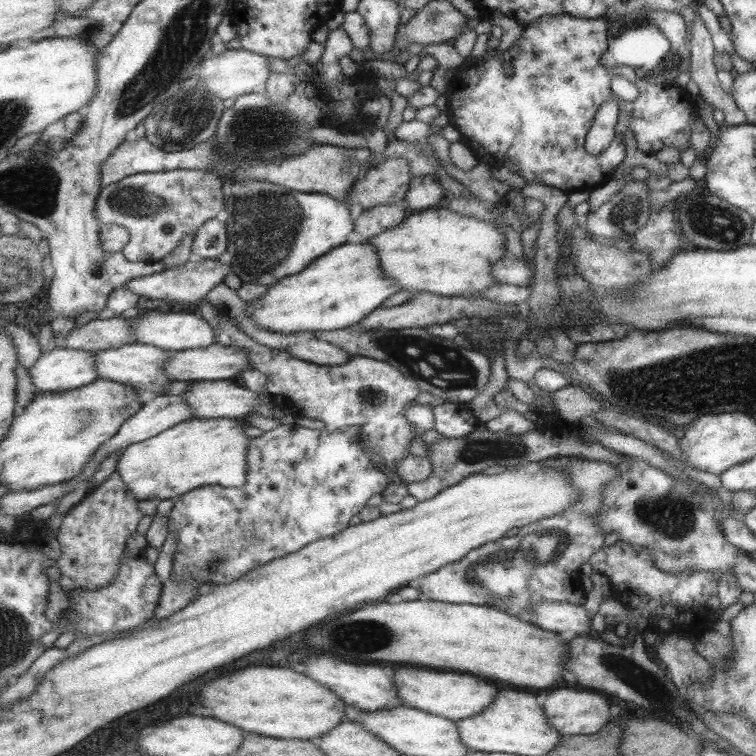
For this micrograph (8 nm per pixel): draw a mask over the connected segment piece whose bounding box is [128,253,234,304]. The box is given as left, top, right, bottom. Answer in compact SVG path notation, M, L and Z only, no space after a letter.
M196 253L180 266L167 268L164 272L152 276L142 276L128 282L128 287L140 296L150 299L165 298L180 303L198 303L198 300L207 298L214 288L228 282L228 276L234 273L234 267L227 259L209 259L198 256Z

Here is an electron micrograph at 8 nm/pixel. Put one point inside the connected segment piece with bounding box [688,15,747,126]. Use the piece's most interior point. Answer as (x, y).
(703, 71)

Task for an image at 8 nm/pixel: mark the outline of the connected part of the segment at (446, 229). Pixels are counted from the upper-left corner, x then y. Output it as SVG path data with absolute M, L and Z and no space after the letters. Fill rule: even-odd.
M443 205L414 212L396 228L367 241L378 248L384 272L390 274L402 288L448 297L487 292L490 286L498 284L490 274L494 262L510 255L506 250L504 233L498 226L490 224L490 221L458 214Z

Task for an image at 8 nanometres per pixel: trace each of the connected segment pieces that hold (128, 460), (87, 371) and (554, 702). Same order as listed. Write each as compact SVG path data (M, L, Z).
M193 418L159 436L129 446L119 461L118 473L141 500L176 499L193 490L219 484L244 488L249 481L250 445L244 421L232 418Z
M59 346L56 350L44 353L38 364L30 372L37 392L62 392L81 389L100 378L98 372L98 354L90 350L74 350Z
M560 688L541 702L548 724L562 735L596 734L610 719L610 704L596 692Z

